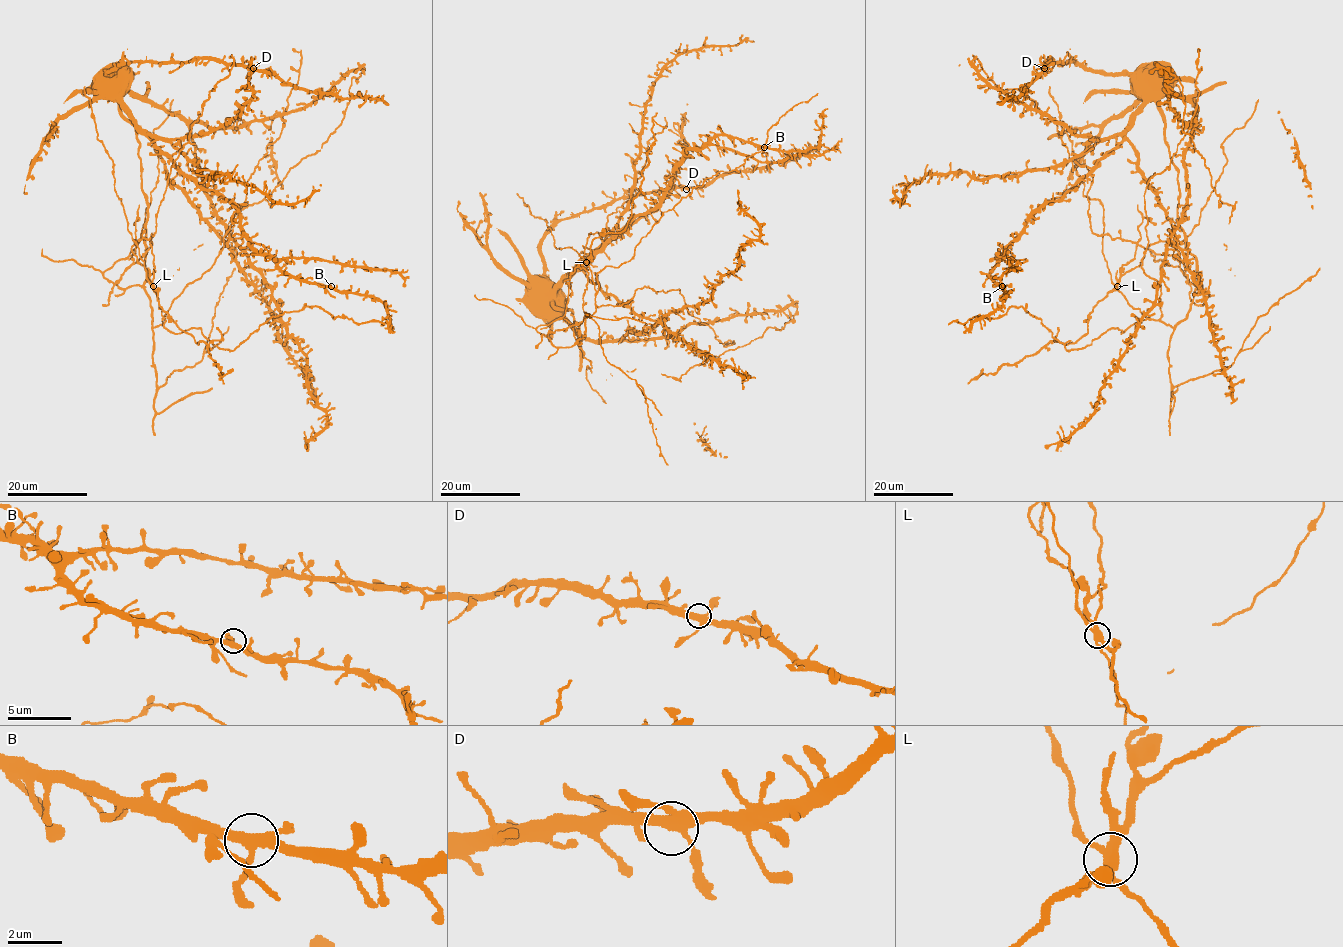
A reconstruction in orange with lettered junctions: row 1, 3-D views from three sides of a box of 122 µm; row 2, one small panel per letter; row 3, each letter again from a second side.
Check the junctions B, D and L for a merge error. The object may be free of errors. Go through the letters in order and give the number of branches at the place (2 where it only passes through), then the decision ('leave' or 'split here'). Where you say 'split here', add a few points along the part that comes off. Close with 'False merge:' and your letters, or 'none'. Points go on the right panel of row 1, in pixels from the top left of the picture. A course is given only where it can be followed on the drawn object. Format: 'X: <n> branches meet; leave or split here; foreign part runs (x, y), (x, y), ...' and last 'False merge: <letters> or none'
B: 4 branches meet; leave
D: 4 branches meet; leave
L: 4 branches meet; split here; foreign part runs (1117, 286), (1097, 304), (1089, 316), (1088, 332), (1074, 343), (1051, 341), (1013, 364), (977, 376), (983, 369)
False merge: L

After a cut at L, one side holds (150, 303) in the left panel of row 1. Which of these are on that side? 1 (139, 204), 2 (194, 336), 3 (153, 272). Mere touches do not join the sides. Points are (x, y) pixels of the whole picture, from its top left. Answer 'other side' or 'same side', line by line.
1: other side
2: other side
3: other side

